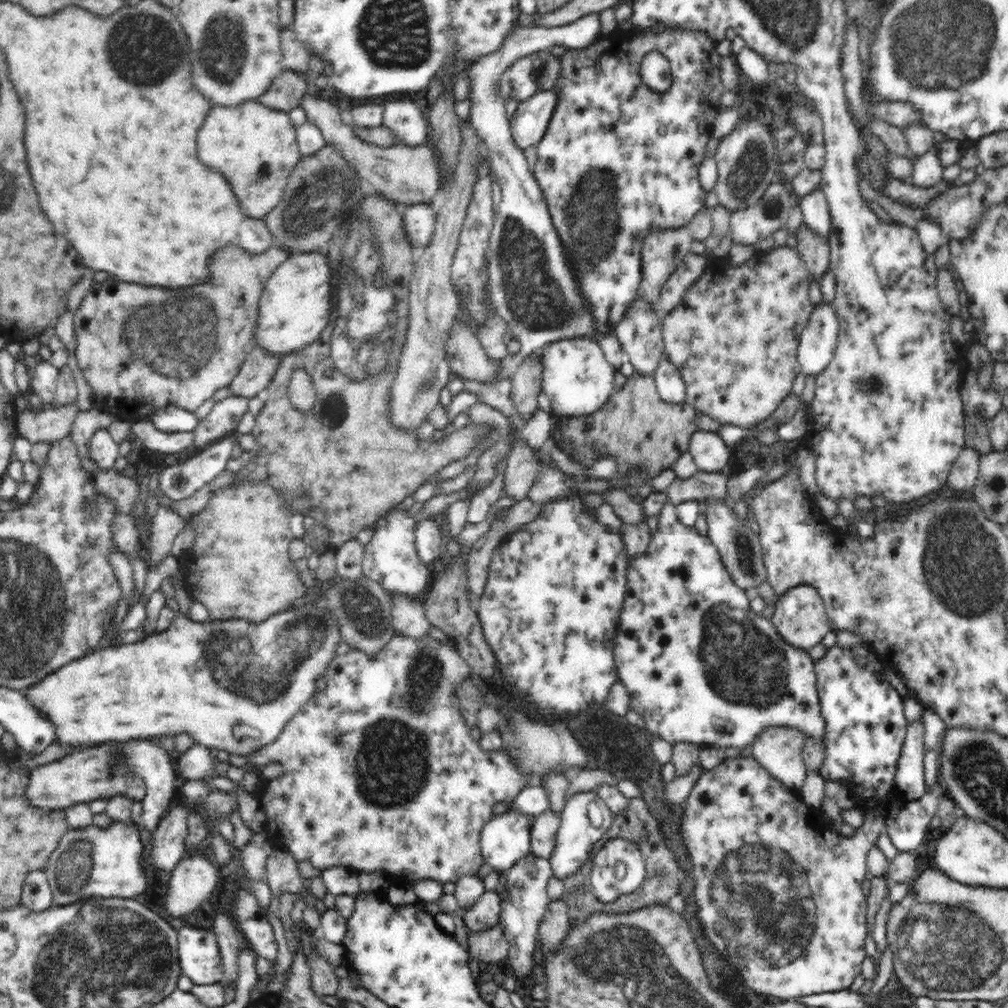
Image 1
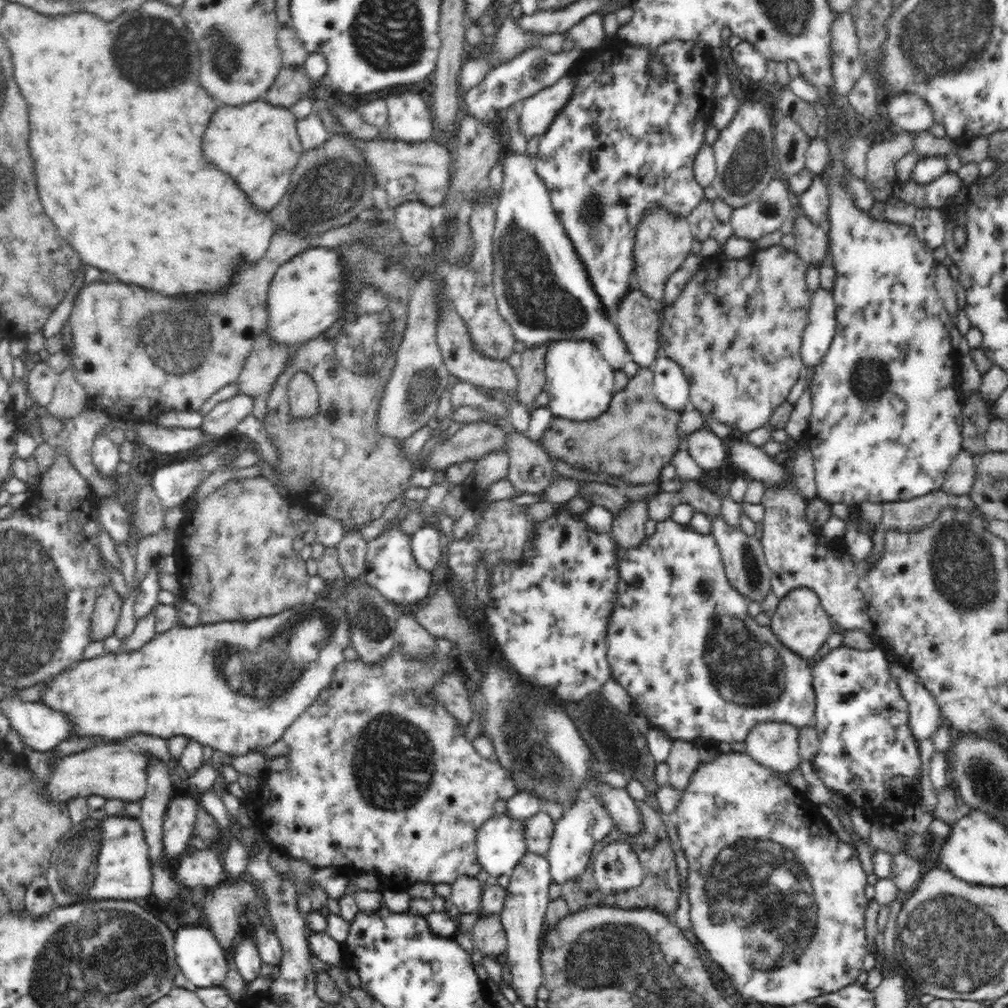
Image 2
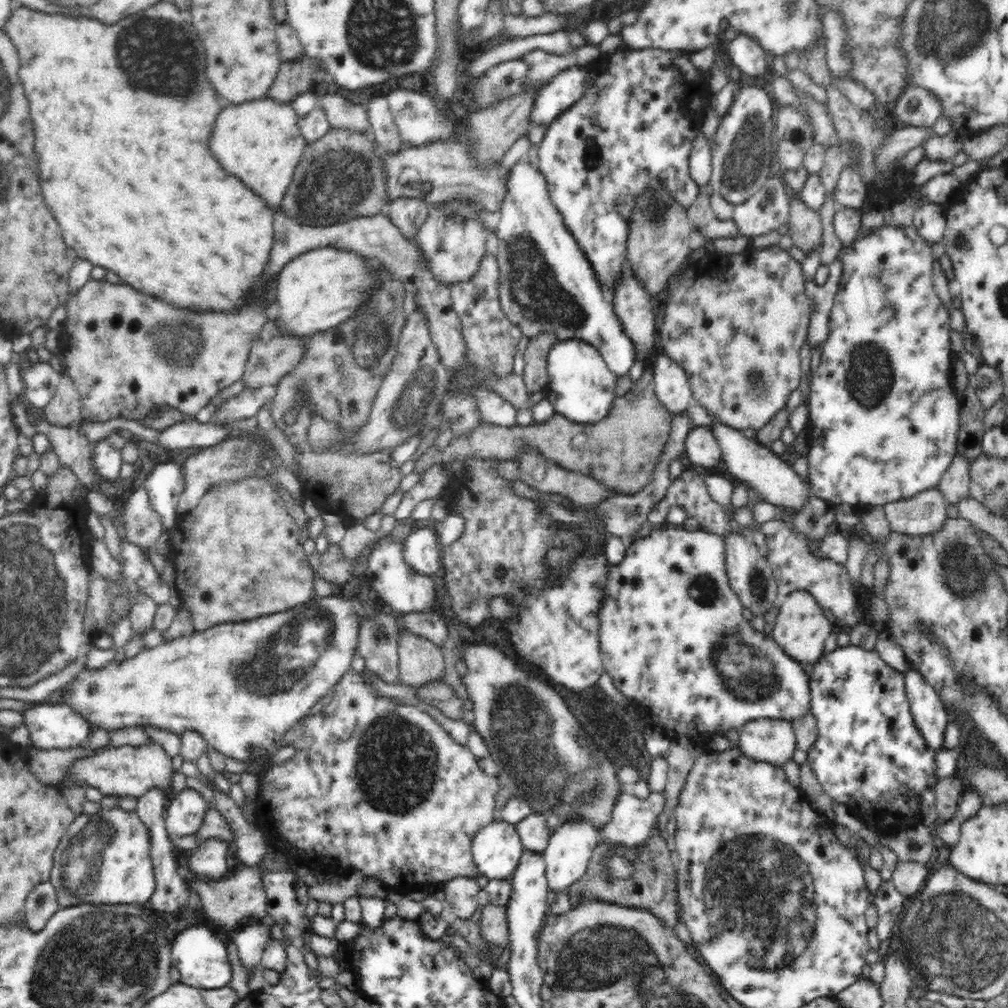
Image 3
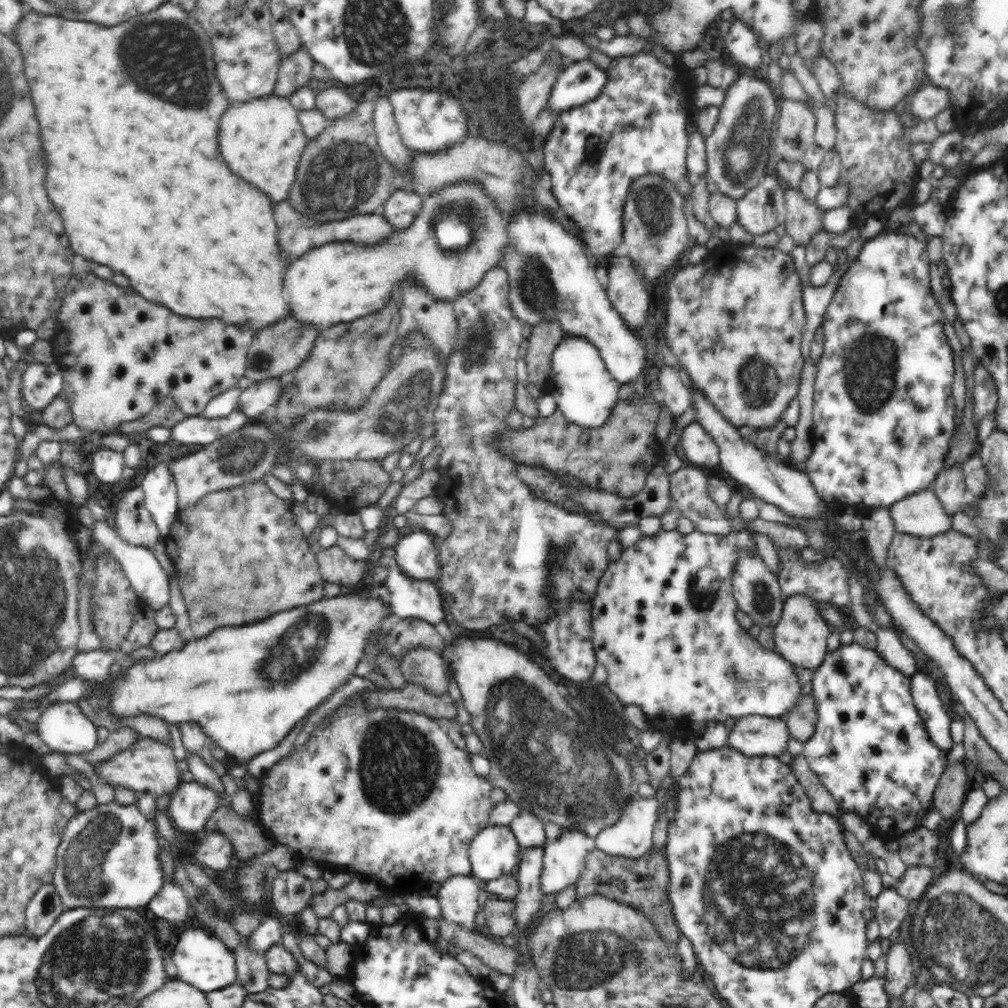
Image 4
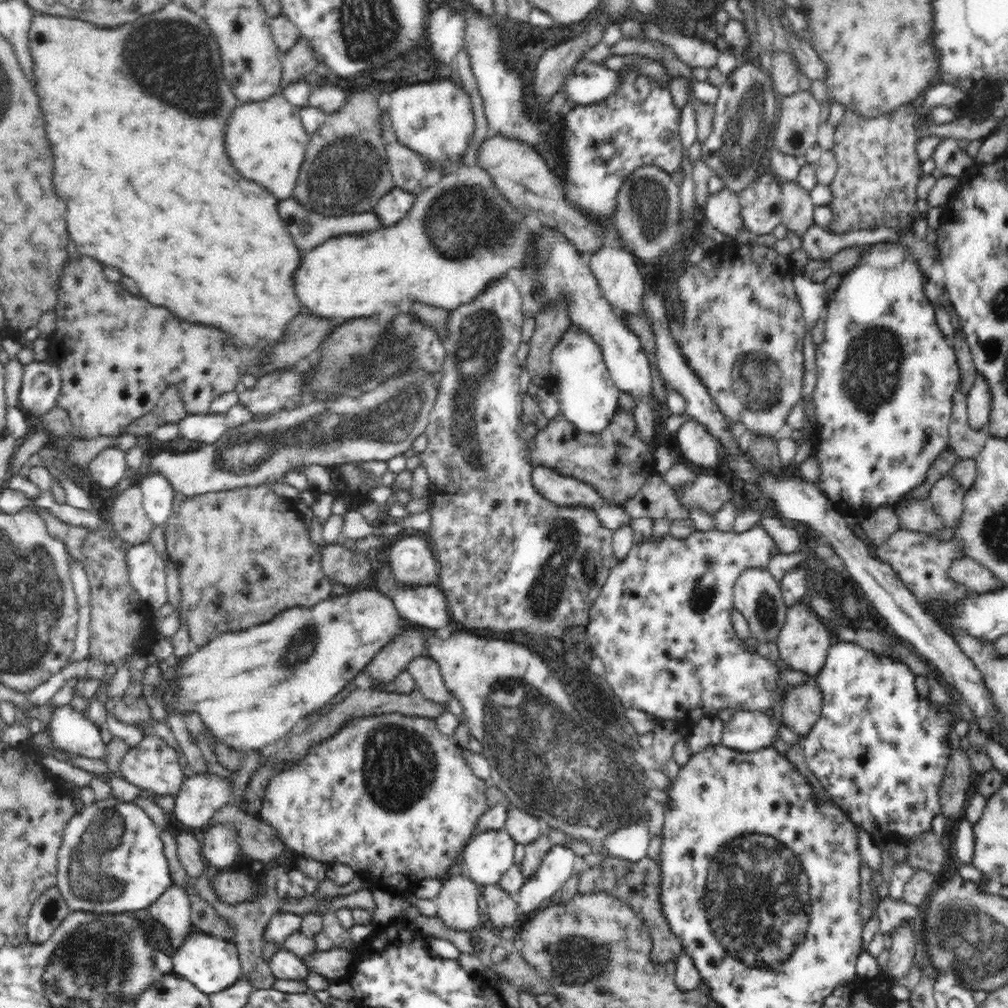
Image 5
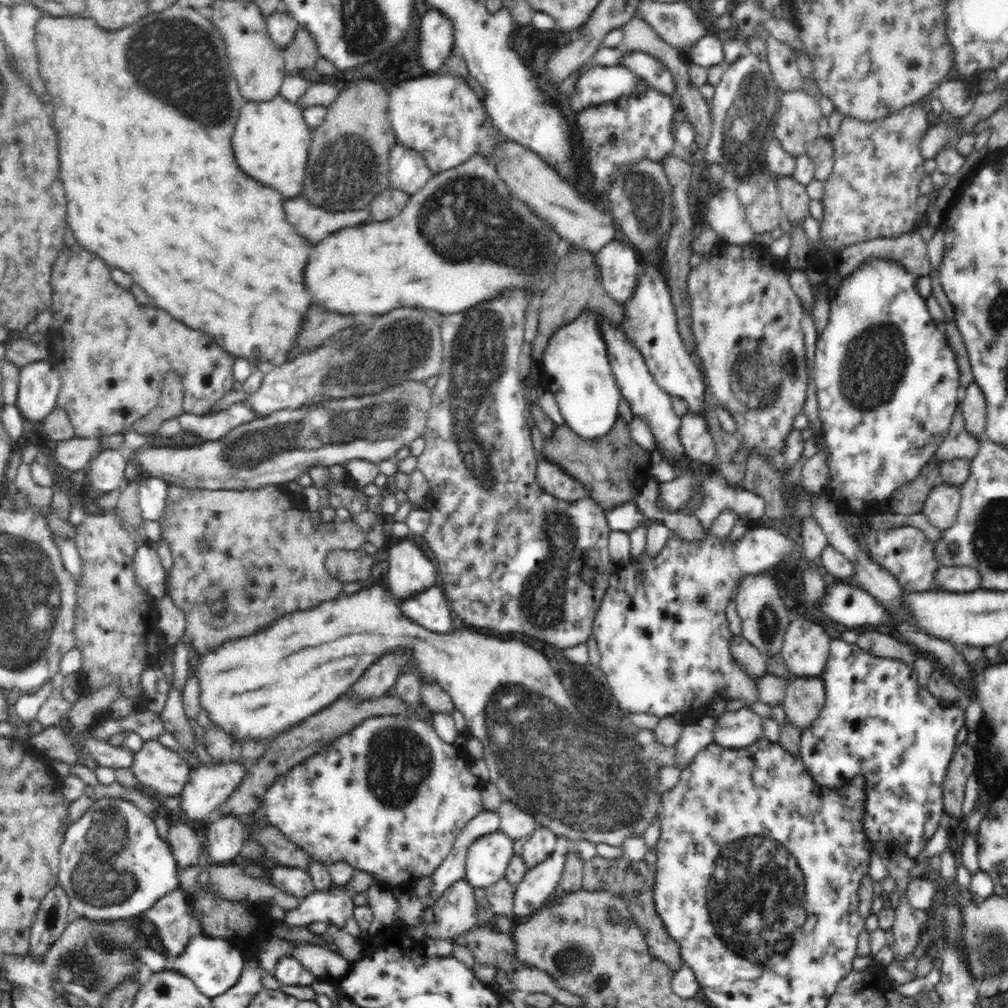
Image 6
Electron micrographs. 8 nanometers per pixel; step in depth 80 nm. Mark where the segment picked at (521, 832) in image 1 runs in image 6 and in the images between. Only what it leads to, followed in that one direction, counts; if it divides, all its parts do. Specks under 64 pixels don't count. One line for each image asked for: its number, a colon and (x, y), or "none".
2: (500, 846)
3: (496, 849)
4: (493, 852)
5: (487, 857)
6: (487, 860)

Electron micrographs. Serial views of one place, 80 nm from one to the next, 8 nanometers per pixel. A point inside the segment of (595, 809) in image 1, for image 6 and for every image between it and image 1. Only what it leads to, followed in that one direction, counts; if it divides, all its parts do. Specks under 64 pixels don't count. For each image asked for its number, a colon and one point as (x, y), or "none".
2: (586, 823)
3: (570, 847)
4: (563, 860)
5: (560, 862)
6: (536, 889)

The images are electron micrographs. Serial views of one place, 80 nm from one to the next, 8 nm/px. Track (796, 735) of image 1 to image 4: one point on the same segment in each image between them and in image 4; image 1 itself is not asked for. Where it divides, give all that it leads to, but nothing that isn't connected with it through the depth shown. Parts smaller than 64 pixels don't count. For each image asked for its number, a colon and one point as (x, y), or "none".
2: (773, 744)
3: (770, 740)
4: (754, 735)

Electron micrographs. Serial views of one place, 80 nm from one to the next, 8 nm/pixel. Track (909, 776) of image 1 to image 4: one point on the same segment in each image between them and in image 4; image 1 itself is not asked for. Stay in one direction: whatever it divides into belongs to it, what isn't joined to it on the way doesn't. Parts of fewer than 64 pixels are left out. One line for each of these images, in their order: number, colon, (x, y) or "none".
2: (925, 717)
3: (927, 708)
4: (937, 717)

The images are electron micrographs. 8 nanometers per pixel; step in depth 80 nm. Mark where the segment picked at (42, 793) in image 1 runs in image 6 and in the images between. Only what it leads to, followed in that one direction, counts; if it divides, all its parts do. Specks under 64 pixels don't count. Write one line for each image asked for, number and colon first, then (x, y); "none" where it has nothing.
2: (112, 771)
3: (128, 770)
4: (149, 766)
5: (154, 765)
6: (167, 771)

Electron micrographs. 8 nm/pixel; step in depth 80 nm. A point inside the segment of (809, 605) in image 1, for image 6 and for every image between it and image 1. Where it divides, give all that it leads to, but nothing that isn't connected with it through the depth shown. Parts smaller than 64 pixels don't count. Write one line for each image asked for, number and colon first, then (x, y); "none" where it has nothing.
2: (799, 622)
3: (801, 627)
4: (800, 636)
5: (803, 643)
6: (805, 650)

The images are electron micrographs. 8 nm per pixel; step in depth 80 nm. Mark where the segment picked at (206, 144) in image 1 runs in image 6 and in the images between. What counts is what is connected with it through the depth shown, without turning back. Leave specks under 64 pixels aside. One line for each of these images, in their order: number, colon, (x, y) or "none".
2: (258, 144)
3: (260, 141)
4: (262, 140)
5: (266, 141)
6: (271, 141)

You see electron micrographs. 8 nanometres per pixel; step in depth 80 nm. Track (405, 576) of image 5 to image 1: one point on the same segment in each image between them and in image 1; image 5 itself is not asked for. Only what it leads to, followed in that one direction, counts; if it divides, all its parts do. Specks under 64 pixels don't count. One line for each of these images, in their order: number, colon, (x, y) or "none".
1: (428, 537)
2: (425, 543)
3: (421, 547)
4: (415, 552)

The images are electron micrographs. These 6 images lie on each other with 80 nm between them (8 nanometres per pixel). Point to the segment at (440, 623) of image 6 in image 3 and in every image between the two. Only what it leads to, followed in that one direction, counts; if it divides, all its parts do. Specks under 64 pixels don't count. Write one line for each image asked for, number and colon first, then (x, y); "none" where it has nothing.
3: (402, 590)
4: (408, 598)
5: (426, 606)

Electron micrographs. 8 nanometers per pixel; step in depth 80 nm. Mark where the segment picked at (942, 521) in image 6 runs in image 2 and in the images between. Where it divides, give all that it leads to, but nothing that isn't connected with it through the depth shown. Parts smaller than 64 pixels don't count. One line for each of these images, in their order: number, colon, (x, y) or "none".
2: (959, 478)
3: (954, 485)
4: (951, 491)
5: (946, 497)

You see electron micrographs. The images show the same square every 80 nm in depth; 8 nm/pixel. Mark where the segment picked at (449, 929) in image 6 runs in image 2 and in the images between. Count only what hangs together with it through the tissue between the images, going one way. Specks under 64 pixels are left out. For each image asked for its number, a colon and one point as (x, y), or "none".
2: (466, 892)
3: (461, 893)
4: (458, 896)
5: (457, 905)

